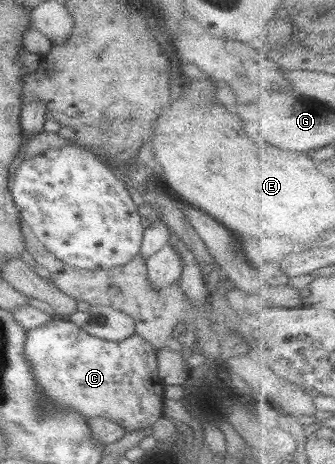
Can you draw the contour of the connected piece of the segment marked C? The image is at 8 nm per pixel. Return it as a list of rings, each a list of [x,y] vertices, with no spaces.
[[[49,319],[39,327],[25,331],[23,356],[33,372],[33,380],[43,389],[43,395],[49,395],[54,403],[63,405],[69,411],[81,413],[82,419],[103,417],[117,423],[127,432],[137,432],[156,423],[163,415],[163,381],[159,377],[156,361],[157,350],[133,333],[121,341],[109,341],[89,335],[69,320]]]

